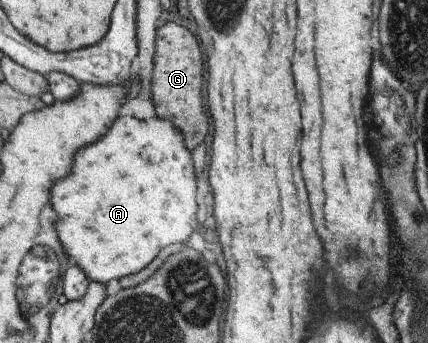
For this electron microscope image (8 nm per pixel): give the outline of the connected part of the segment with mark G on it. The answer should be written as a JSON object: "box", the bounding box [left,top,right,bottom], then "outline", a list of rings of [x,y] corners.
{"box":[151,24,203,118],"outline":[[[163,24],[155,32],[155,54],[152,56],[151,101],[157,118],[175,118],[181,110],[201,108],[203,60],[193,34],[179,24]]]}

